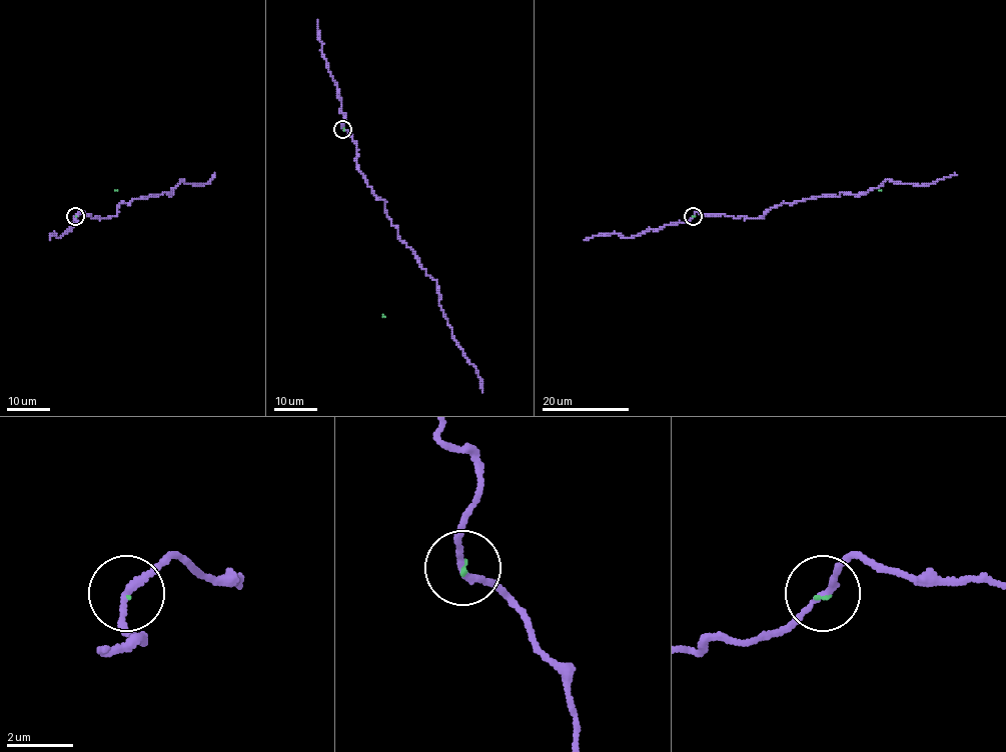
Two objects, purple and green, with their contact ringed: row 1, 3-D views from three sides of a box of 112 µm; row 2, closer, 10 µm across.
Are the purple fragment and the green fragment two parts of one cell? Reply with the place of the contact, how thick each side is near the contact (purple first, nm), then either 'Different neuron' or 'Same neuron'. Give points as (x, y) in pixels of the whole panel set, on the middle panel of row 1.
Place: (342, 129). Thickness 180 nm (purple) against 70 nm. Same neuron

